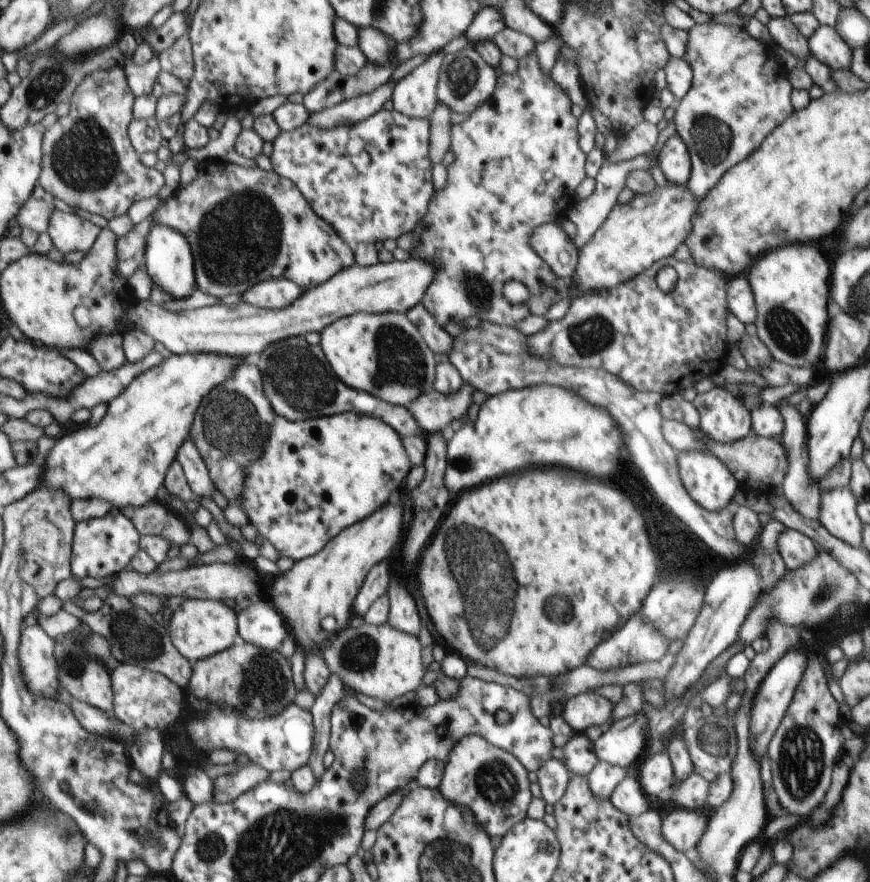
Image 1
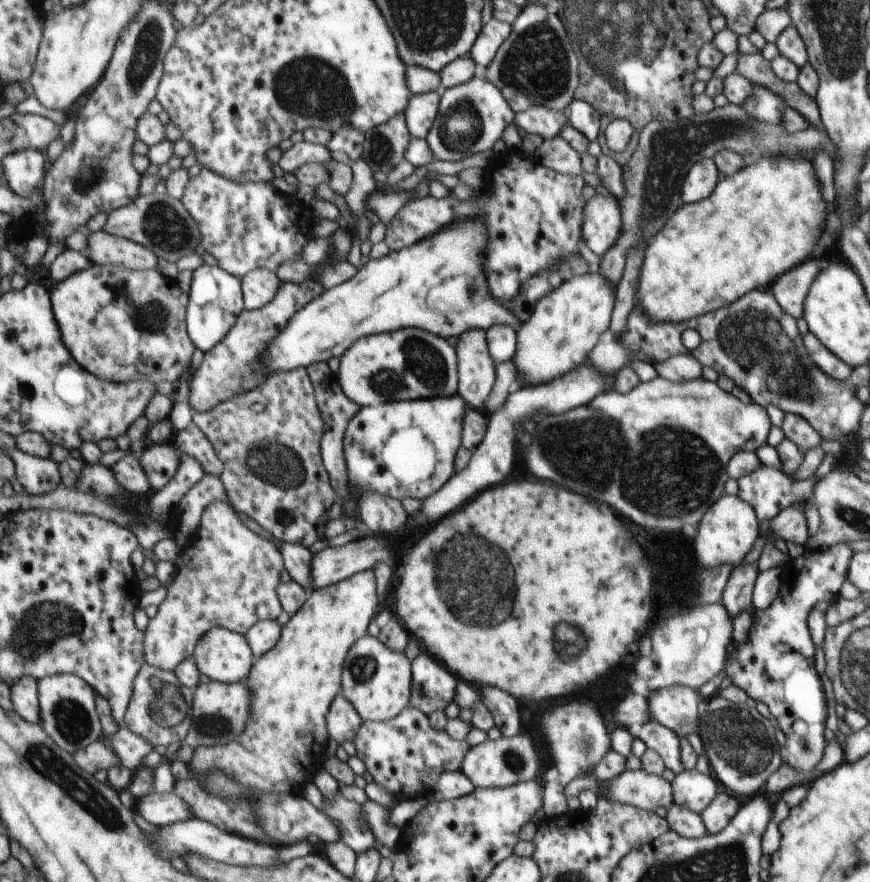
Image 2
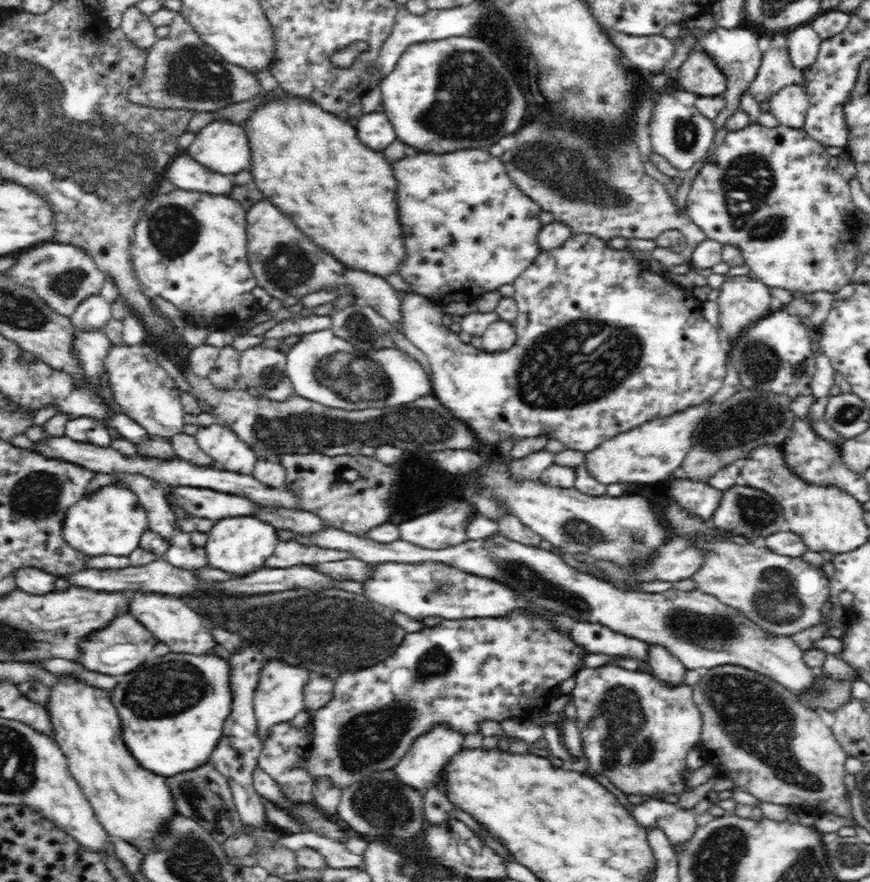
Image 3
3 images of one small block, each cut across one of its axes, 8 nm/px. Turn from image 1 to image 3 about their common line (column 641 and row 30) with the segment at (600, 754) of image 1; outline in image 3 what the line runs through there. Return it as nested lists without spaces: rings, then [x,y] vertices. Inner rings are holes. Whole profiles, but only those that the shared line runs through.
[[[720,28],[712,29],[708,34],[704,35],[700,43],[697,44],[698,50],[706,52],[727,79],[726,92],[730,95],[728,102],[725,102],[724,108],[714,118],[714,130],[717,131],[725,126],[726,119],[736,110],[740,109],[740,99],[742,94],[749,92],[750,86],[756,77],[756,73],[760,64],[762,64],[762,50],[758,48],[758,38],[760,34],[756,34],[751,28]]]

